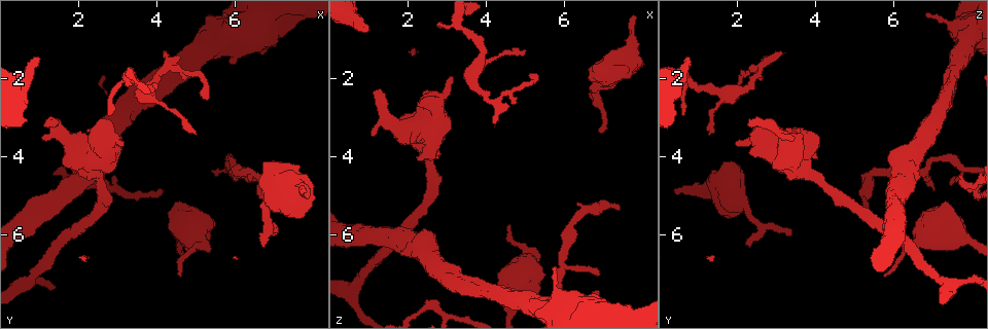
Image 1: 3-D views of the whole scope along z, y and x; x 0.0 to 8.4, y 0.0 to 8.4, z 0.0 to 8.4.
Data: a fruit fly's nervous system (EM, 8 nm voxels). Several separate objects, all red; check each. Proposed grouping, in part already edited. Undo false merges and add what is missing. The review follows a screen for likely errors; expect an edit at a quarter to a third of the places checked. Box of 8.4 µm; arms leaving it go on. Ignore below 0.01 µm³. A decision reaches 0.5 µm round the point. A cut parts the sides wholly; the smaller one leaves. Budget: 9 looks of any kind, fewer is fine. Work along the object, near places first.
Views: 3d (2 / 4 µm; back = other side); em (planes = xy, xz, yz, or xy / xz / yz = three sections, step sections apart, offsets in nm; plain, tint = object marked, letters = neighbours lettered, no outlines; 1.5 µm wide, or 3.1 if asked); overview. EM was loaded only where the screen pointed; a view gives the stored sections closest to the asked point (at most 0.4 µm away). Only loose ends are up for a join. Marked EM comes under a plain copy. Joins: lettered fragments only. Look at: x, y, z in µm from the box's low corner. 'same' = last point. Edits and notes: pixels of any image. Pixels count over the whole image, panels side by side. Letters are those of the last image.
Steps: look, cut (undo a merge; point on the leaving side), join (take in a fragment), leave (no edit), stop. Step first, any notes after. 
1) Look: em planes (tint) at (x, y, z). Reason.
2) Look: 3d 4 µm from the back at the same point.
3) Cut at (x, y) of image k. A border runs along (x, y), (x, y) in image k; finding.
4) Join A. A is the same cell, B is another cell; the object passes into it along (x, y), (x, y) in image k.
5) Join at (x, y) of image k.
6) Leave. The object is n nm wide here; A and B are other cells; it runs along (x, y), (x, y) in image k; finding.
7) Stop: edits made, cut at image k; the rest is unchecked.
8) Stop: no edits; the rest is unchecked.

Look: em yz step 4 (letters) at (4.20, 1.85, 2.55). Arms part here.

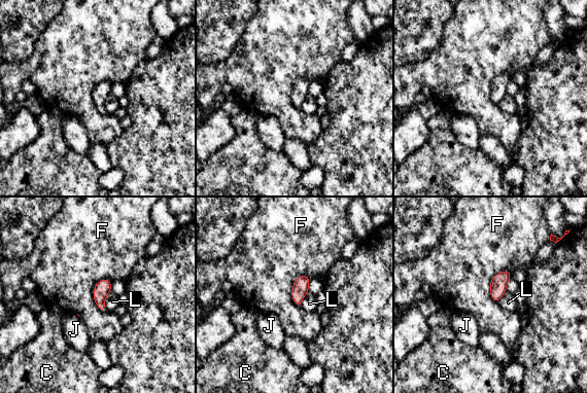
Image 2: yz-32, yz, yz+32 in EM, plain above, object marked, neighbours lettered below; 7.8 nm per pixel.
Leave. C, F, J and L are other cells; a border runs along (107, 278), (94, 288), (105, 311) in image 2; all the same cell.

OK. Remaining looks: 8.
Look: 3d 2 µm from the back at (1.35, 3.15, 2.30). Free end.

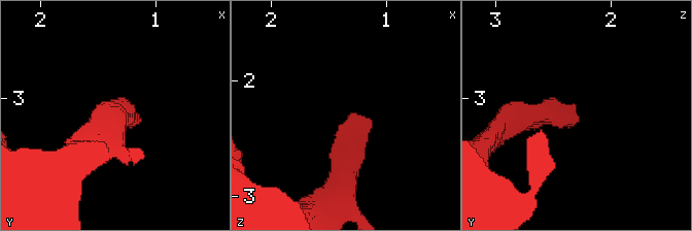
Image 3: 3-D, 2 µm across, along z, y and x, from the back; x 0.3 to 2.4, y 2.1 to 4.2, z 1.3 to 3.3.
Look: em xy step 4 (tint) at (1.32, 3.14, 2.28).

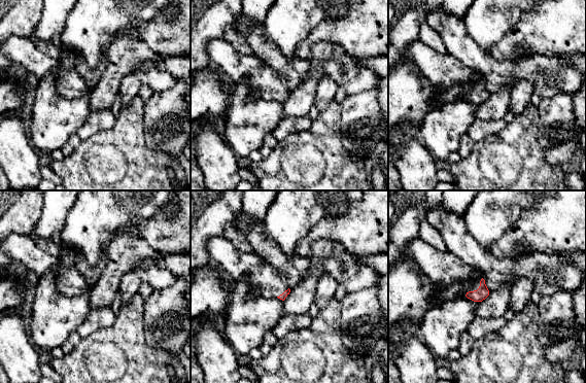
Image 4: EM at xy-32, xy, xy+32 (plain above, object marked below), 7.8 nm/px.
Look: em planes (letters) at the same point. Cut it another way.

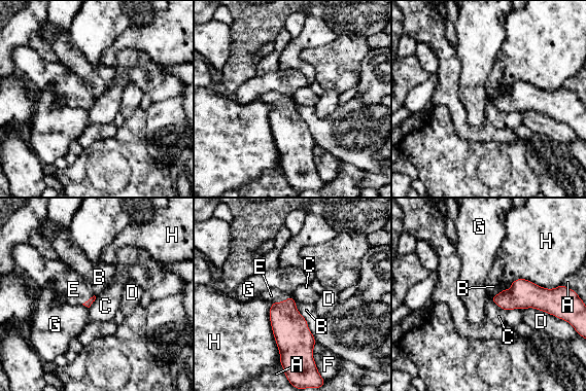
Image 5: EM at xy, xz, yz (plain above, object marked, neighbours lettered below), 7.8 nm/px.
Join E. E is the same cell, A, B, C, D, F, G and H are other cells; the object passes into it along (290, 329), (281, 301), (271, 295) in image 5; the cell continues.

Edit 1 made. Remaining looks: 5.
Look: 3d 4 µm at (0.90, 1.50, 0.70). An open end.

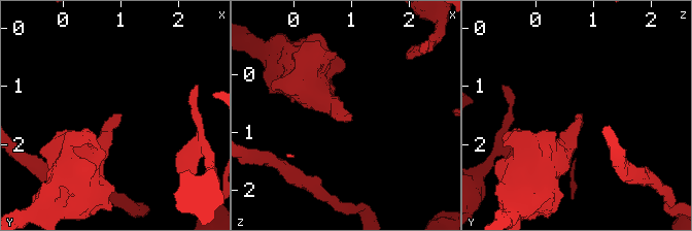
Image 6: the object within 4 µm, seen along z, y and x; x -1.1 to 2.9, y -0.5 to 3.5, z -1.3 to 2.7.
Look: em planes (letters) at (0.85, 1.45, 0.75). Shape alone is not enough.

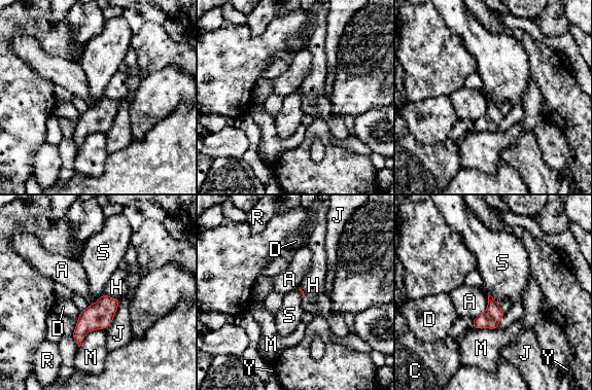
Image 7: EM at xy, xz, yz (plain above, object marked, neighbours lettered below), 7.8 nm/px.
Leave. The longest contact is with J, 260 nm; A, C, D, H, J, M, R, S and Y are other cells; a border runs along (489, 294), (499, 306) in image 7; none of them fits.

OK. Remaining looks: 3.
Look: em xz step 4 (tint) at (5.90, 4.45, 6.75).

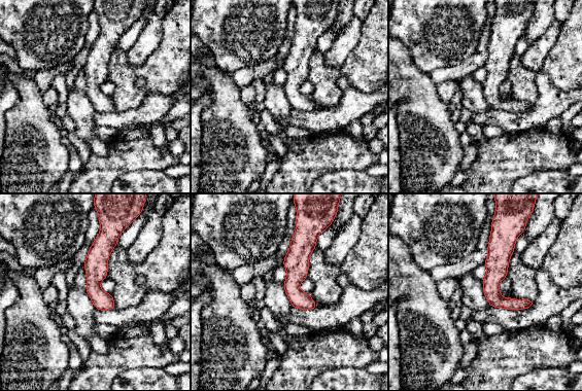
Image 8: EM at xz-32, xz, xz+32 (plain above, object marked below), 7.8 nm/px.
Look: em planes (letters) at the same point. Another direction.

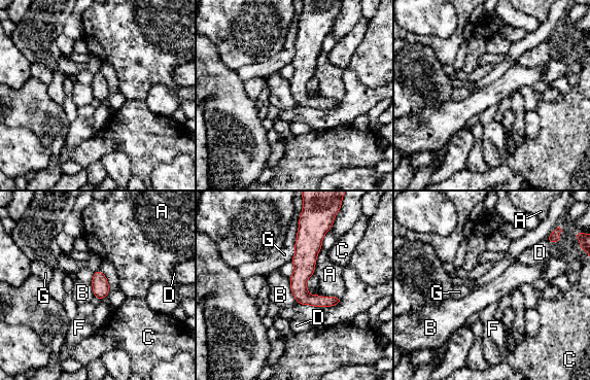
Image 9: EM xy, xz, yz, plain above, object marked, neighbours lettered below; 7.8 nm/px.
Leave. A, B, C, D, F and G are other cells; all the same cell.

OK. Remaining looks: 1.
Stop: edits made, join at image 5; the rest is unchecked.

